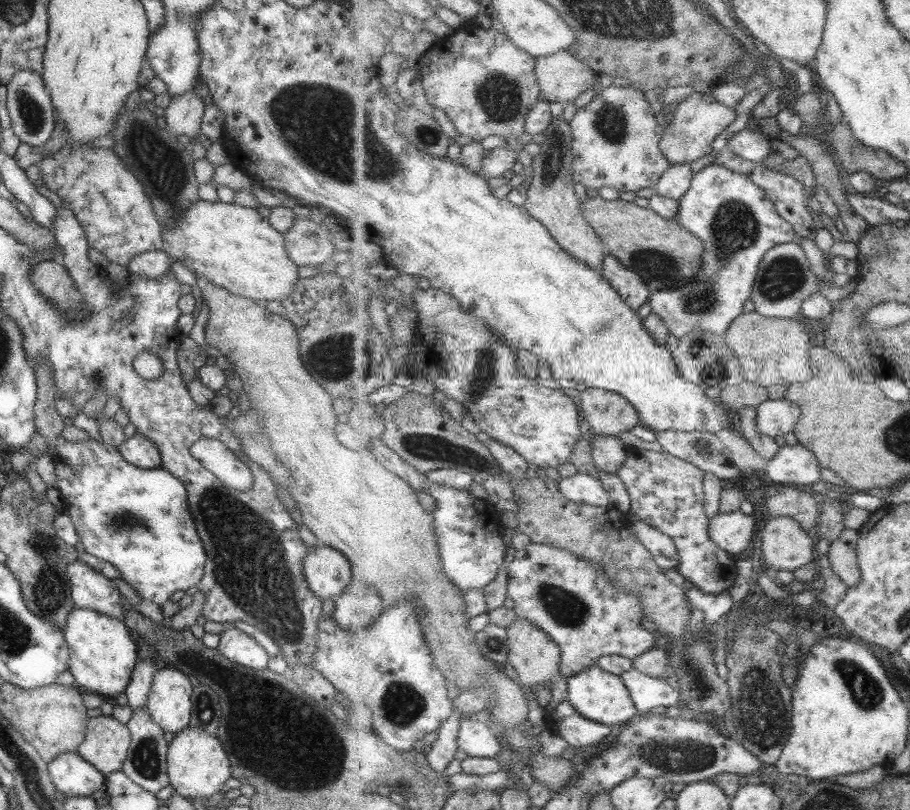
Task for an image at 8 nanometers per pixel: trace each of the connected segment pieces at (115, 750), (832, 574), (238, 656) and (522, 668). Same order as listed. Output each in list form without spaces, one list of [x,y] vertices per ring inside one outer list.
[[[111,715],[87,717],[84,740],[77,746],[75,752],[102,775],[106,775],[120,770],[122,762],[127,756],[130,742],[130,734],[126,724],[117,722]]]
[[[828,553],[817,557],[819,564],[819,574],[824,579],[824,587],[821,590],[820,598],[825,607],[835,610],[846,598],[850,589],[848,584],[833,570]]]
[[[237,627],[223,629],[219,635],[216,649],[231,662],[241,666],[263,670],[266,668],[268,653],[250,636],[243,634]]]
[[[516,617],[516,621],[508,627],[508,635],[509,664],[517,672],[519,682],[527,689],[533,688],[533,686],[542,682],[549,683],[561,674],[561,647],[544,630],[535,626],[526,618]]]

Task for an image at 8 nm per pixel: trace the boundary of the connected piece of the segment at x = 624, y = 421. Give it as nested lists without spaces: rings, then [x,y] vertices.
[[[586,387],[579,392],[578,403],[594,433],[616,437],[641,423],[638,410],[617,392]]]

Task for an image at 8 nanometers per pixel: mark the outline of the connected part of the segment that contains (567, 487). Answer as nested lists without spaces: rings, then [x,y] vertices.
[[[578,473],[571,477],[562,478],[559,487],[561,487],[561,493],[575,503],[600,507],[611,506],[609,492],[603,488],[601,480],[595,476]]]

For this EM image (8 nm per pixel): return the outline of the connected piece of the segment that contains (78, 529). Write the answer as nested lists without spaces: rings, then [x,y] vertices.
[[[58,436],[57,438],[51,438],[48,443],[49,446],[53,447],[53,450],[49,450],[49,455],[52,457],[52,462],[55,466],[55,476],[57,477],[55,480],[55,489],[59,493],[64,506],[63,514],[71,519],[71,523],[75,527],[75,533],[77,533],[78,541],[81,542],[83,550],[87,554],[92,554],[111,564],[118,572],[120,579],[129,584],[137,593],[137,596],[141,597],[141,601],[147,600],[147,602],[152,602],[159,608],[169,600],[169,597],[175,591],[185,591],[199,582],[206,559],[205,551],[203,550],[201,541],[199,541],[199,536],[195,533],[195,525],[193,525],[193,519],[191,519],[191,514],[189,514],[187,509],[185,488],[177,478],[174,478],[162,468],[139,469],[133,467],[123,461],[123,458],[117,453],[116,447],[106,445],[103,442],[99,443],[91,438],[88,439],[87,443],[71,443]]]

